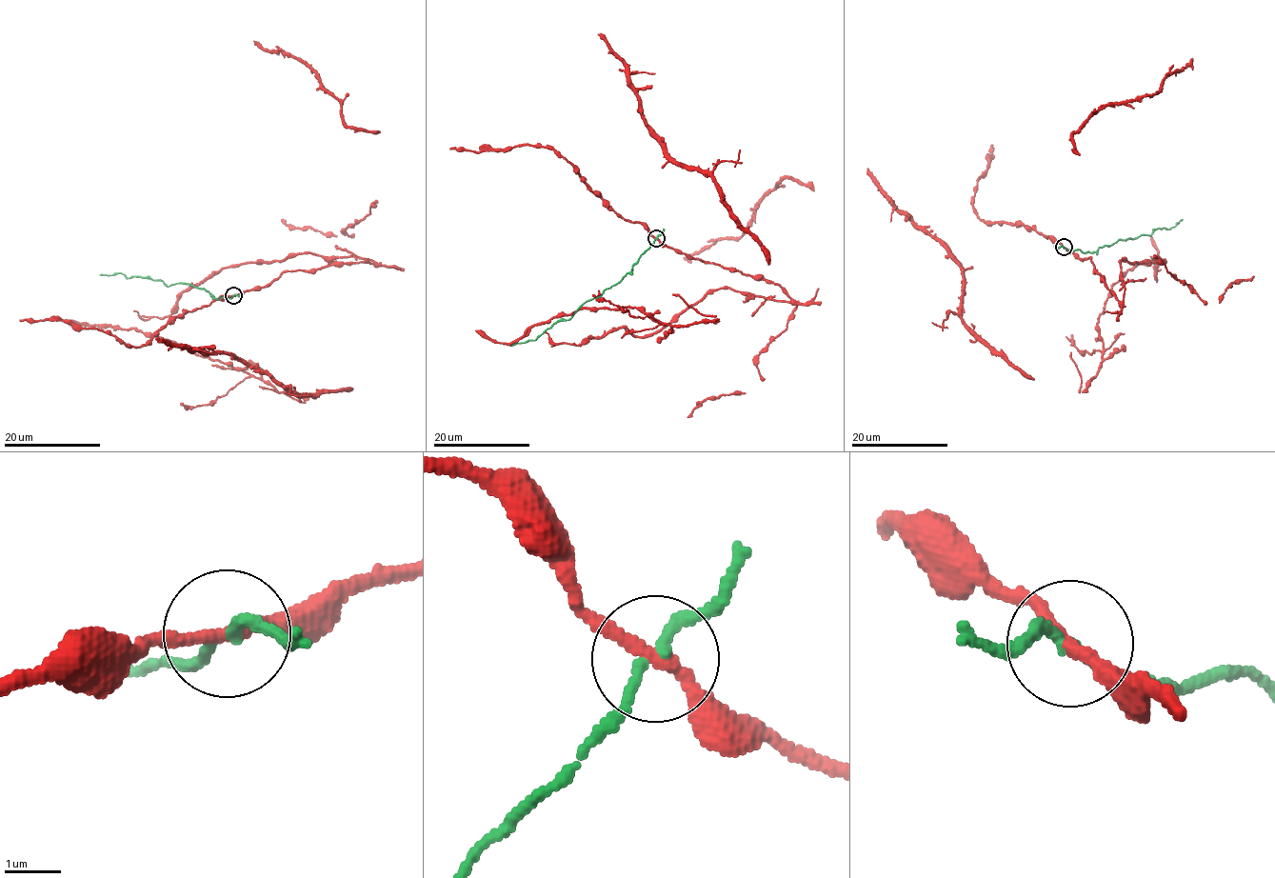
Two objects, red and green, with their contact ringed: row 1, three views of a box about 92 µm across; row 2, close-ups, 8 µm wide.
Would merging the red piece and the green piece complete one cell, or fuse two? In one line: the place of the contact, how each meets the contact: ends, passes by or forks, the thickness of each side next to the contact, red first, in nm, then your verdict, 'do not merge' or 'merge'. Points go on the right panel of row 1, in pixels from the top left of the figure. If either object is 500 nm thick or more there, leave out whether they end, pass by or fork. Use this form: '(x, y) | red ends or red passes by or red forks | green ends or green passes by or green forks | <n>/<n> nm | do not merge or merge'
(1064, 247) | red passes by | green passes by | 240/170 nm | do not merge

